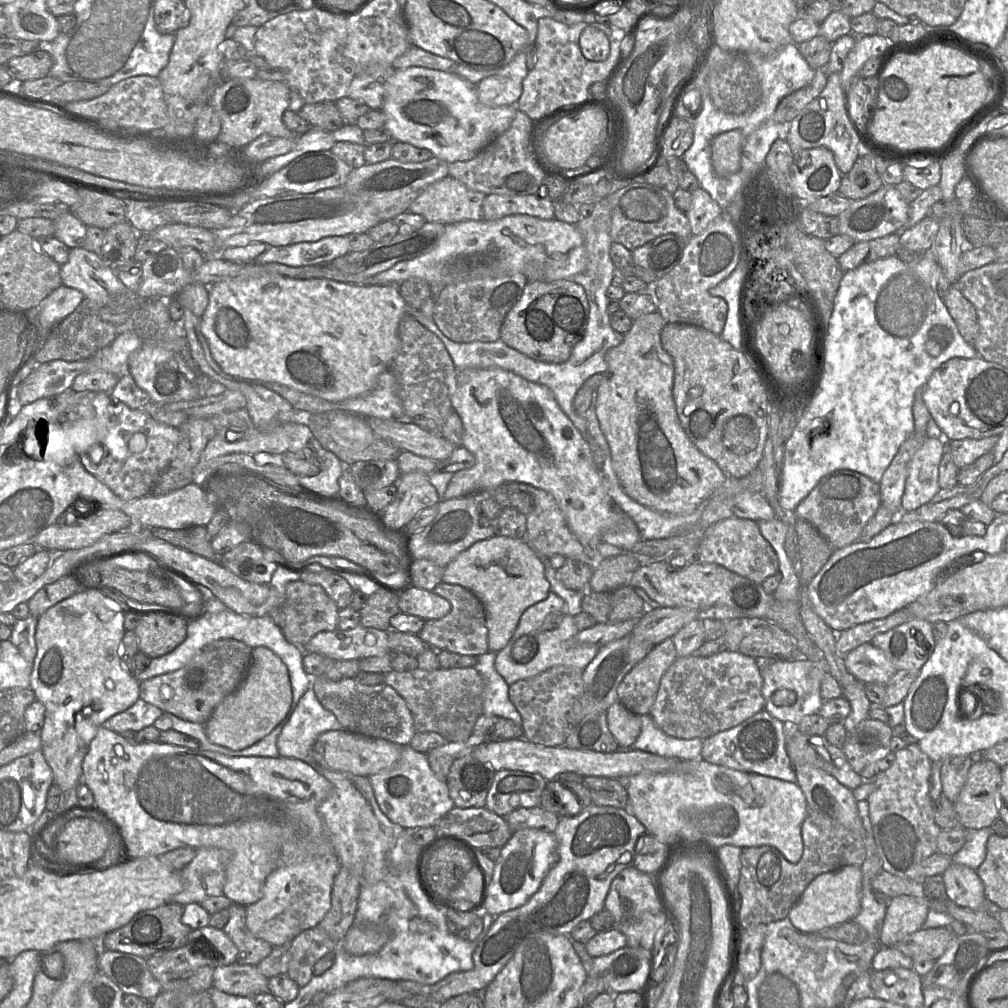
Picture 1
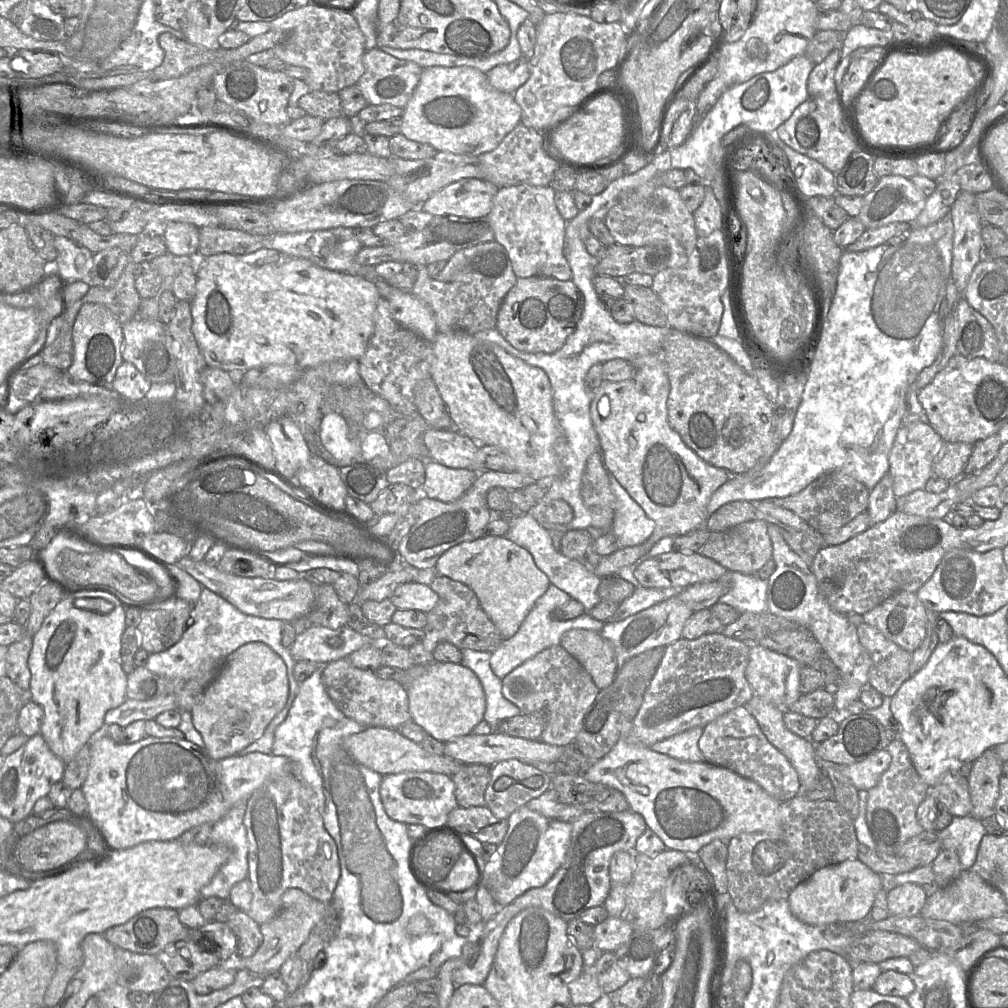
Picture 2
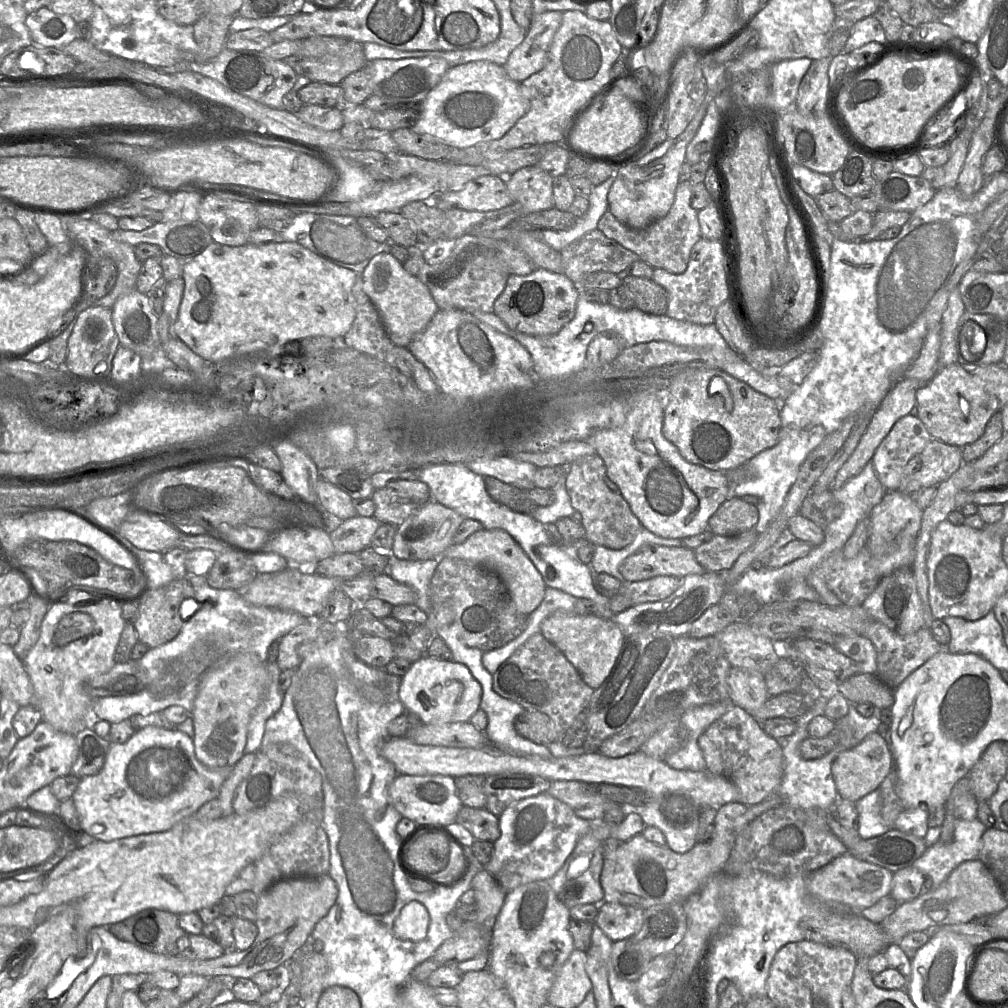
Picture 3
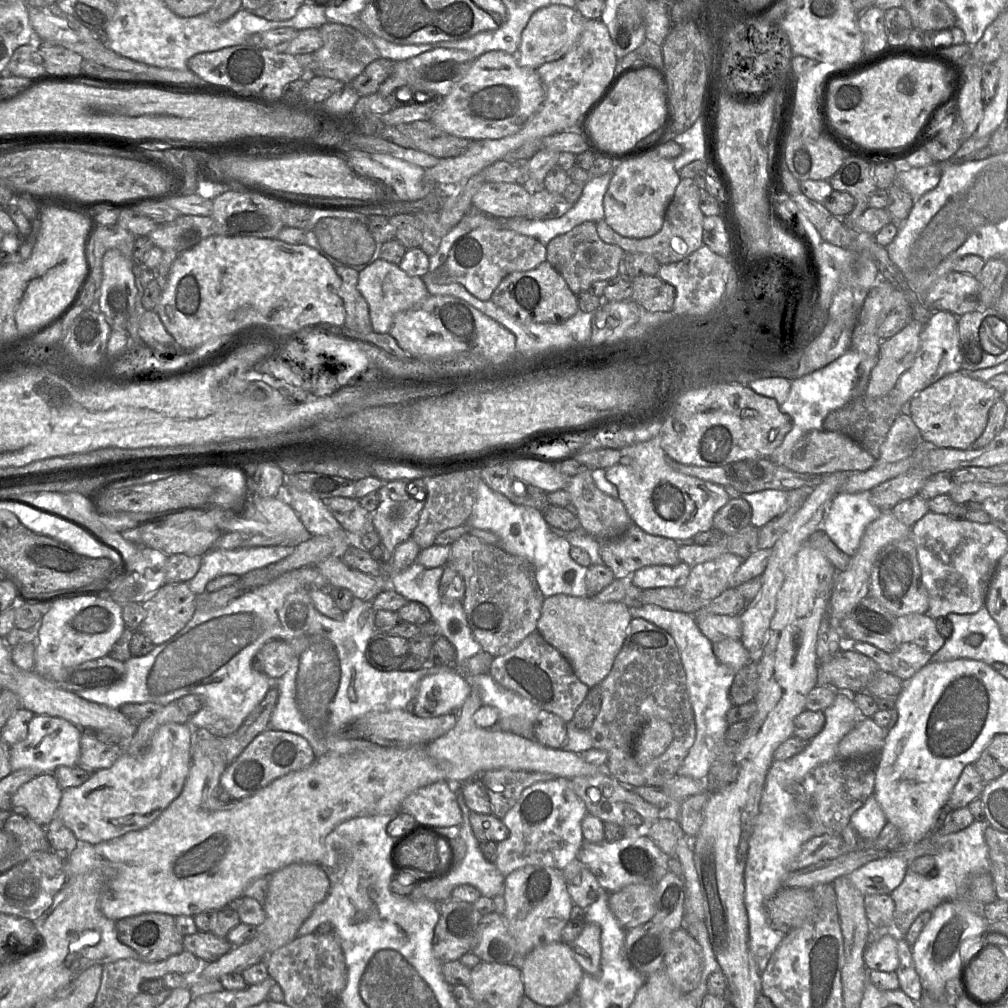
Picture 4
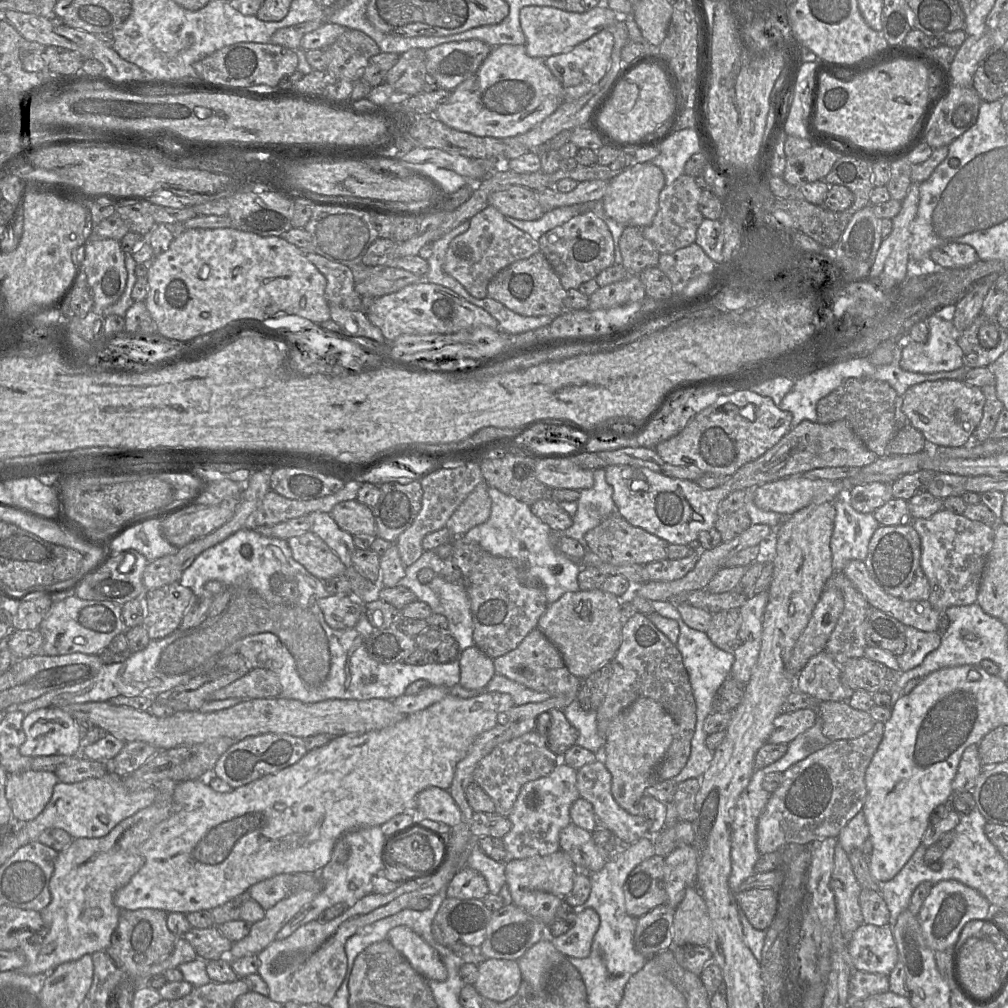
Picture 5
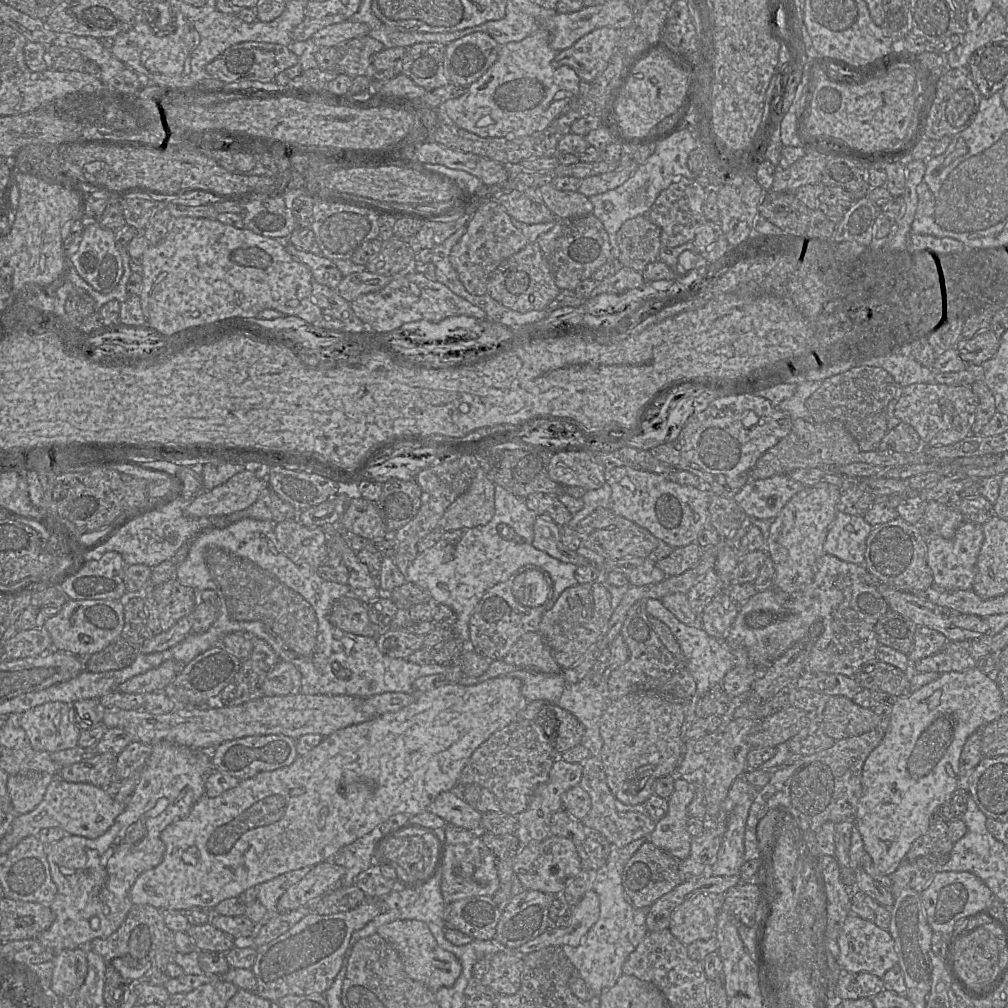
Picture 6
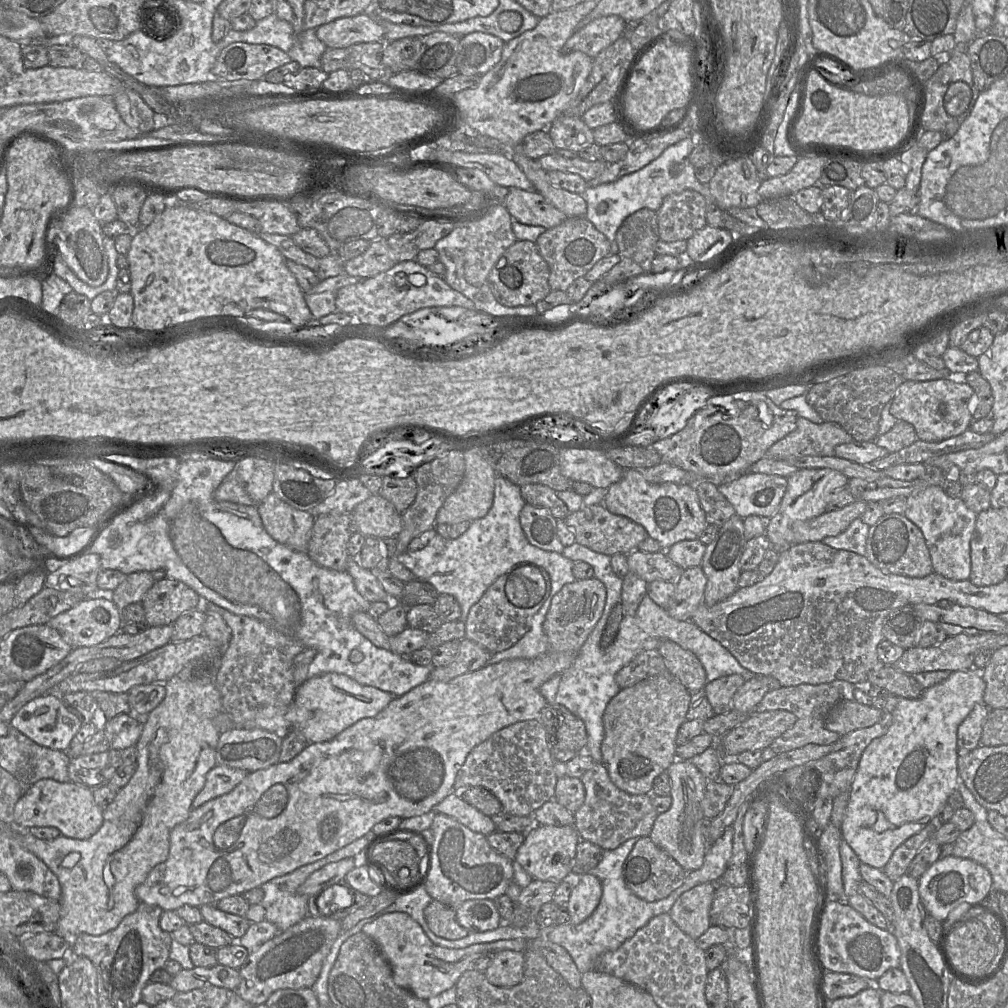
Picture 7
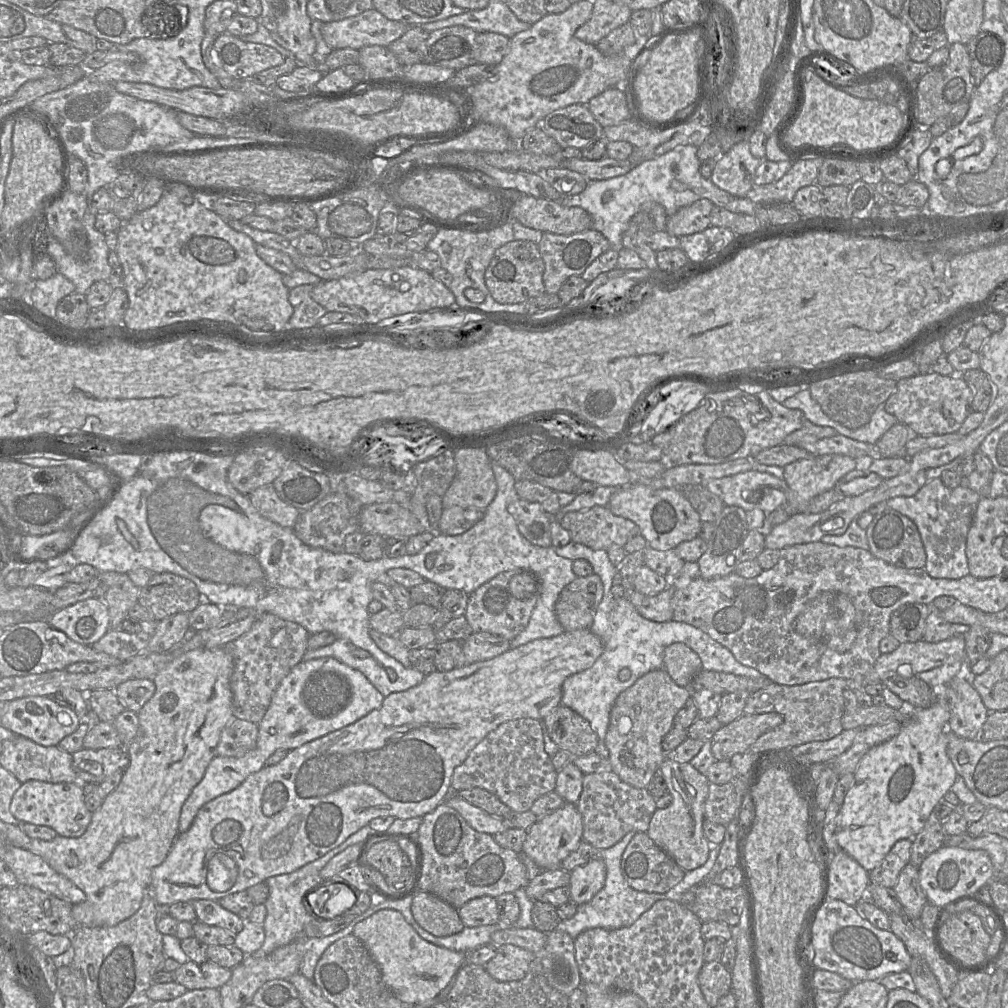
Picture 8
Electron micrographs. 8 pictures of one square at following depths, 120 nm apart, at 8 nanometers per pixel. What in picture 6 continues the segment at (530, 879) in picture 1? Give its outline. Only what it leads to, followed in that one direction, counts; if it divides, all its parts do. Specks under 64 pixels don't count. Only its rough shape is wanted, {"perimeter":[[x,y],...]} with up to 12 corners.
{"perimeter":[[560,757],[516,816],[522,847],[552,836],[549,817],[579,785],[581,763]]}

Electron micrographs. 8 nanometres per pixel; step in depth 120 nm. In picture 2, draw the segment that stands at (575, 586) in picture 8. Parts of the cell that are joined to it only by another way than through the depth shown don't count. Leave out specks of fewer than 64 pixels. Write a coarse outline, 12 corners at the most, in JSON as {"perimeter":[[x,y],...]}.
{"perimeter":[[571,629],[560,646],[597,688],[612,684],[616,654],[599,632]]}

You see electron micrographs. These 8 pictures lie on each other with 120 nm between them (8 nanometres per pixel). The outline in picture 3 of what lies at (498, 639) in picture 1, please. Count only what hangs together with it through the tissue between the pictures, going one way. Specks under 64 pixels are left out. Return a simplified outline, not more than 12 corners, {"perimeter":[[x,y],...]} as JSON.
{"perimeter":[[482,528],[441,556],[496,573],[520,614],[543,600],[542,575],[501,529]]}

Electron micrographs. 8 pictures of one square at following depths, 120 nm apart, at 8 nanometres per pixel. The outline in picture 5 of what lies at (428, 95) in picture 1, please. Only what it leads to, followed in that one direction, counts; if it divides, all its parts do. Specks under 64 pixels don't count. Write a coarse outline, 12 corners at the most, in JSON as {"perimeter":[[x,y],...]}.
{"perimeter":[[523,45],[492,48],[434,116],[478,137],[523,134],[564,90]]}

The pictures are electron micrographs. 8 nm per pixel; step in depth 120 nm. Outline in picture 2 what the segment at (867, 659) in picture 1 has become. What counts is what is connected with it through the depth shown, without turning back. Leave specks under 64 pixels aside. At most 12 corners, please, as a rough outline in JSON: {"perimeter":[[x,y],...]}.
{"perimeter":[[864,622],[868,684],[892,698],[910,676],[912,653]]}

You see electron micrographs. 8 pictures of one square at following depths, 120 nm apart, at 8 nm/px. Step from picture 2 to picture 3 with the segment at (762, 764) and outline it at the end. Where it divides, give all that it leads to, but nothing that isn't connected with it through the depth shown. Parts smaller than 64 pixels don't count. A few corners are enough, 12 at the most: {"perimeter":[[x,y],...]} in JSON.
{"perimeter":[[737,705],[698,745],[739,803],[775,794],[781,743]]}

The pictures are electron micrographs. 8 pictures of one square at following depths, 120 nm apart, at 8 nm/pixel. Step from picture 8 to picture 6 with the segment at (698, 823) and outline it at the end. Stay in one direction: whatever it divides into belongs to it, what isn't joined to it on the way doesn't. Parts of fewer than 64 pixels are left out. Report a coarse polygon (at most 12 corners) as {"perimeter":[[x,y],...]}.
{"perimeter":[[676,777],[667,814],[648,837],[679,861],[690,854],[691,782]]}

